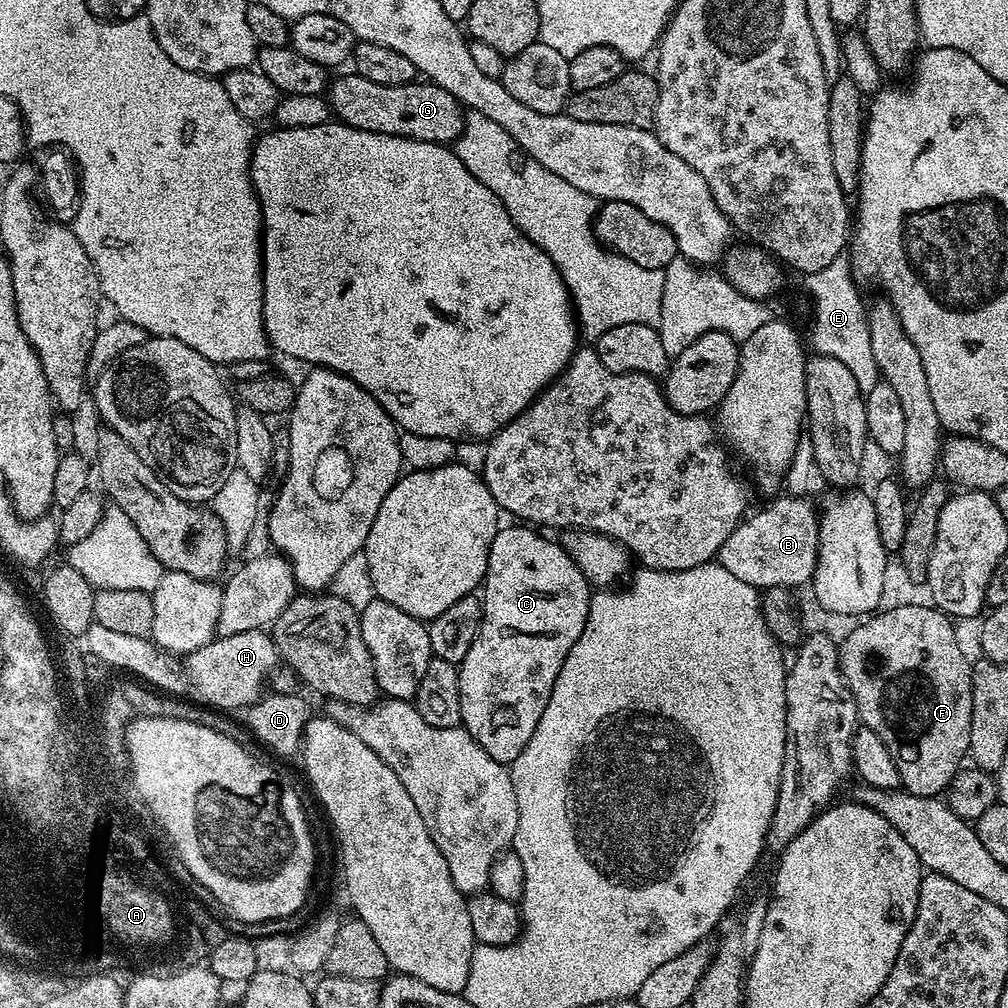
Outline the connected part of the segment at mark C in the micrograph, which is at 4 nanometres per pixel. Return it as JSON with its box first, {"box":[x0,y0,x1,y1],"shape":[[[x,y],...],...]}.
{"box":[458,526,594,766],"shape":[[[532,526],[501,527],[488,555],[488,569],[482,581],[484,617],[470,646],[470,654],[458,665],[460,673],[460,718],[476,744],[499,764],[510,766],[526,750],[546,702],[554,690],[558,670],[570,646],[578,642],[590,610],[594,591],[563,543],[547,540],[543,531]]]}

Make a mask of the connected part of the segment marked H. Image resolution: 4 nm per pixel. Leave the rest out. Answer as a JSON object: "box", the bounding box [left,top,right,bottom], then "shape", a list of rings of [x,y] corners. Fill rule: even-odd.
{"box":[182,628,278,710],"shape":[[[260,628],[229,636],[217,635],[206,646],[198,646],[198,650],[187,653],[182,667],[187,687],[190,692],[192,688],[197,696],[193,697],[201,705],[217,710],[244,710],[260,699],[266,681],[277,671],[278,653],[271,635]]]}

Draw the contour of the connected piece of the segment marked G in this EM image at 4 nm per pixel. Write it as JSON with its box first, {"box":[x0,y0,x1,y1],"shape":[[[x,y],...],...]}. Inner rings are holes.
{"box":[330,74,465,145],"shape":[[[359,74],[340,76],[331,81],[330,105],[335,119],[351,128],[366,130],[374,134],[390,134],[411,140],[421,140],[431,144],[451,145],[464,130],[465,109],[456,101],[454,94],[446,94],[442,86],[431,82],[413,82],[402,86],[378,86],[378,82],[370,82],[370,78],[362,78]]]}

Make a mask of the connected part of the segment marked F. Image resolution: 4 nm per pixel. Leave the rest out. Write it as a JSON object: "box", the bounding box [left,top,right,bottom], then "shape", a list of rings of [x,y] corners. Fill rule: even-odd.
{"box":[839,604,972,796],"shape":[[[900,604],[897,608],[892,608],[889,612],[885,610],[877,611],[869,615],[848,637],[844,644],[839,645],[840,662],[842,675],[848,682],[848,689],[858,701],[858,720],[863,727],[874,730],[882,742],[886,742],[886,750],[890,750],[890,758],[894,758],[894,766],[898,766],[900,771],[901,785],[907,791],[919,796],[940,796],[952,783],[956,773],[960,771],[968,756],[968,743],[970,742],[970,714],[972,713],[972,664],[966,653],[960,649],[960,644],[956,641],[956,628],[947,612],[940,611],[935,606],[927,608],[924,604]]]}

